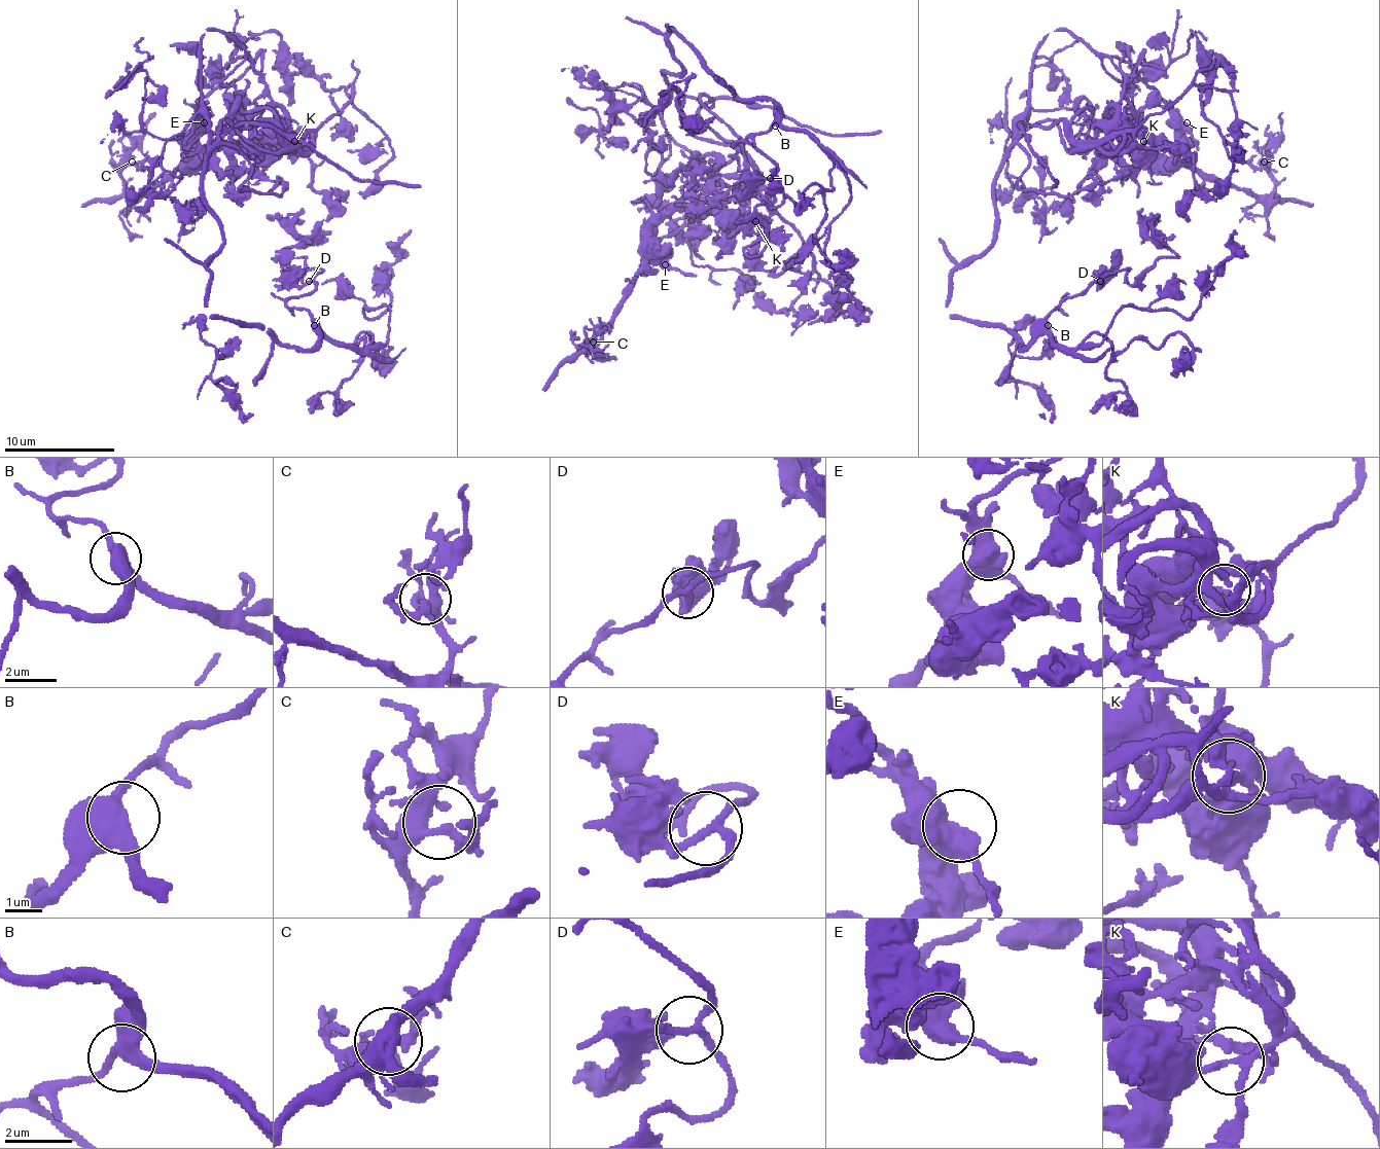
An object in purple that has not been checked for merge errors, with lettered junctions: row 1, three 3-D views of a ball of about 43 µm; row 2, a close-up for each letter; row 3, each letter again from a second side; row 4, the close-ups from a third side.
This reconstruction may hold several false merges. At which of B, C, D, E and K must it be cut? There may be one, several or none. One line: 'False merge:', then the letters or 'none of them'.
False merge: K

